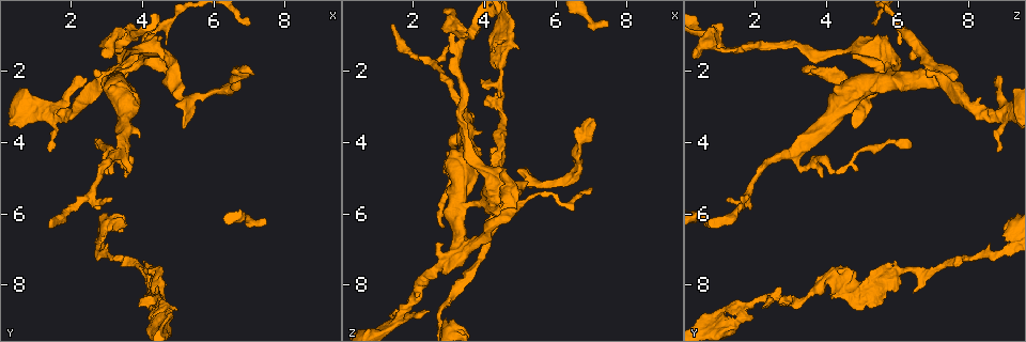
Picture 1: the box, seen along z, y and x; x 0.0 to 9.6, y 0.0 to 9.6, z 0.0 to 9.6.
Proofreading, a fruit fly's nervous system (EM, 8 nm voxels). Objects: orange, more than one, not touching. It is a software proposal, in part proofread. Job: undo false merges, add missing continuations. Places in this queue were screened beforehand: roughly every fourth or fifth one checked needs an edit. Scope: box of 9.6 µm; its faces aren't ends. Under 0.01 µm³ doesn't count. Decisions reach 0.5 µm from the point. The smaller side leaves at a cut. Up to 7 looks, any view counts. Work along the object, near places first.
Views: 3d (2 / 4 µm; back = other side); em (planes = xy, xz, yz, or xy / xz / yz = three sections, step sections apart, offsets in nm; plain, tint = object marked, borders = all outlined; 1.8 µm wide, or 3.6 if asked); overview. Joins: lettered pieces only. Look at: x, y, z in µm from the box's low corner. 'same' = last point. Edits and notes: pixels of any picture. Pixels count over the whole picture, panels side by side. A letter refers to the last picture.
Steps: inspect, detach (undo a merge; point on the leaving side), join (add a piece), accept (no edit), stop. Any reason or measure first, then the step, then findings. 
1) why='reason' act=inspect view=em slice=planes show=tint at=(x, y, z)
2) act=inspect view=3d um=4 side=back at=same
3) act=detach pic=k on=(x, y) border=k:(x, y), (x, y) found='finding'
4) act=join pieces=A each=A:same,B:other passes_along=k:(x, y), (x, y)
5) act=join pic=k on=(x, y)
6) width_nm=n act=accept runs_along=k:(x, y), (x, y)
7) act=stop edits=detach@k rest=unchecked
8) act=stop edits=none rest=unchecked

why='narrows sharply' act=inspect view=em slice=xy step=8 show=tint at=(4.45, 8.40, 3.45)

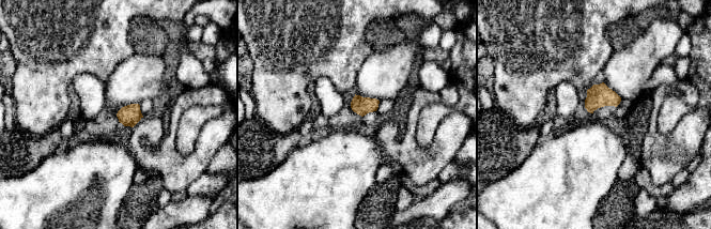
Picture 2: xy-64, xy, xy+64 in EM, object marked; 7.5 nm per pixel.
act=inspect view=em slice=planes show=tint at=same

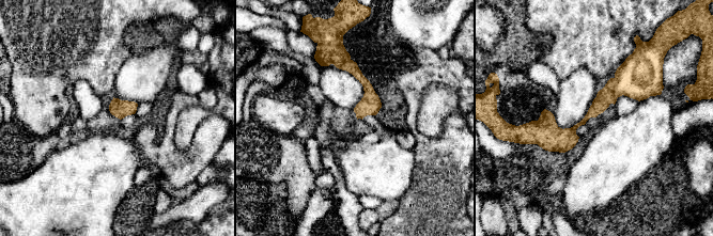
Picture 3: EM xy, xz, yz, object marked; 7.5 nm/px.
why='see the neighbours' act=inspect view=em slice=planes show=borders at=same

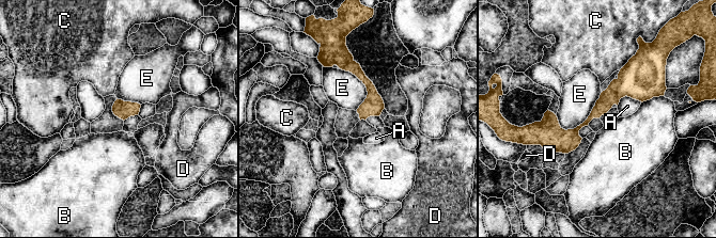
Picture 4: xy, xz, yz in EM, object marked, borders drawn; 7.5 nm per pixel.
act=accept each=A:other,B:other,C:other,D:other,E:other runs_along=4:(656, 94), (618, 90), (572, 135), (534, 130) found='continuous, no second neuron'

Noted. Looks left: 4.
why='an open end' act=inspect view=em slice=planes show=borders at=(4.10, 7.40, 5.75)

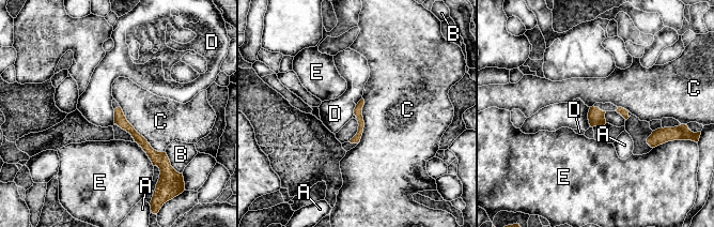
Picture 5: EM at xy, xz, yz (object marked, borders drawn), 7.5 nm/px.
act=accept each=A:other,B:other,C:other,D:other,E:other found='none of them fits'

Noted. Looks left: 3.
why='an open end' act=inspect view=em slice=xz step=4 show=tint at=(3.30, 0.75, 0.85)

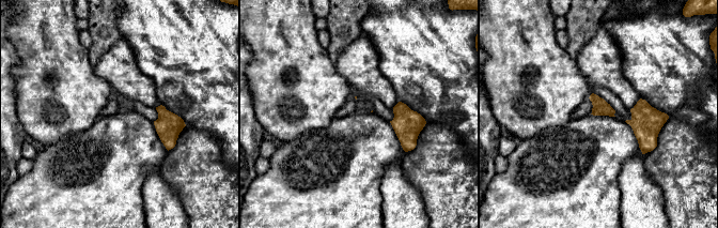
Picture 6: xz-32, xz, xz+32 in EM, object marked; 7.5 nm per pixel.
why='cut it another way' act=inspect view=em slice=planes show=borders at=same

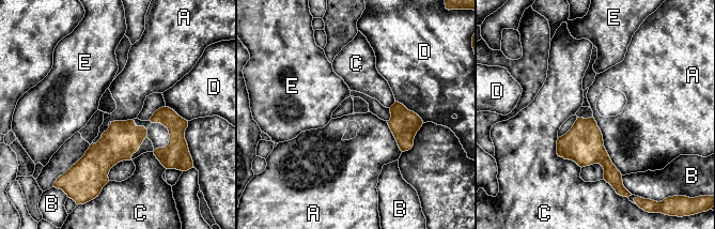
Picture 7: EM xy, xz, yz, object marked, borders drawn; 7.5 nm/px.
act=accept each=A:other,B:other,C:other,D:other,E:other border=7:(593, 117), (603, 146), (622, 174) found='no lettered piece goes on from it'

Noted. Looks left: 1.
act=stop edits=none rest=unchecked

